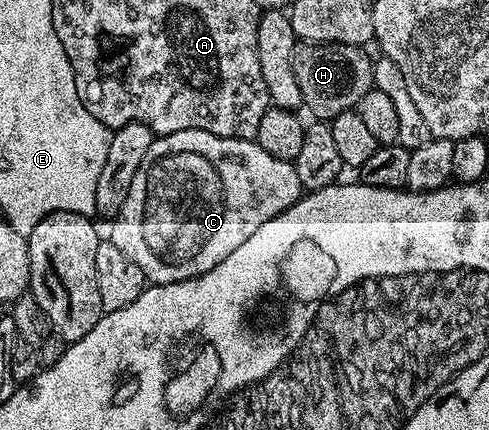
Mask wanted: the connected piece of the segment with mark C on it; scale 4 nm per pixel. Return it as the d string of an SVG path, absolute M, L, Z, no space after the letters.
M208 131L160 135L149 153L145 153L145 161L141 161L133 185L129 185L129 197L125 197L125 205L110 224L109 242L117 245L129 261L134 261L152 284L196 279L221 265L221 261L249 241L265 221L289 210L303 194L294 162L269 157L259 143L250 139L226 139Z

